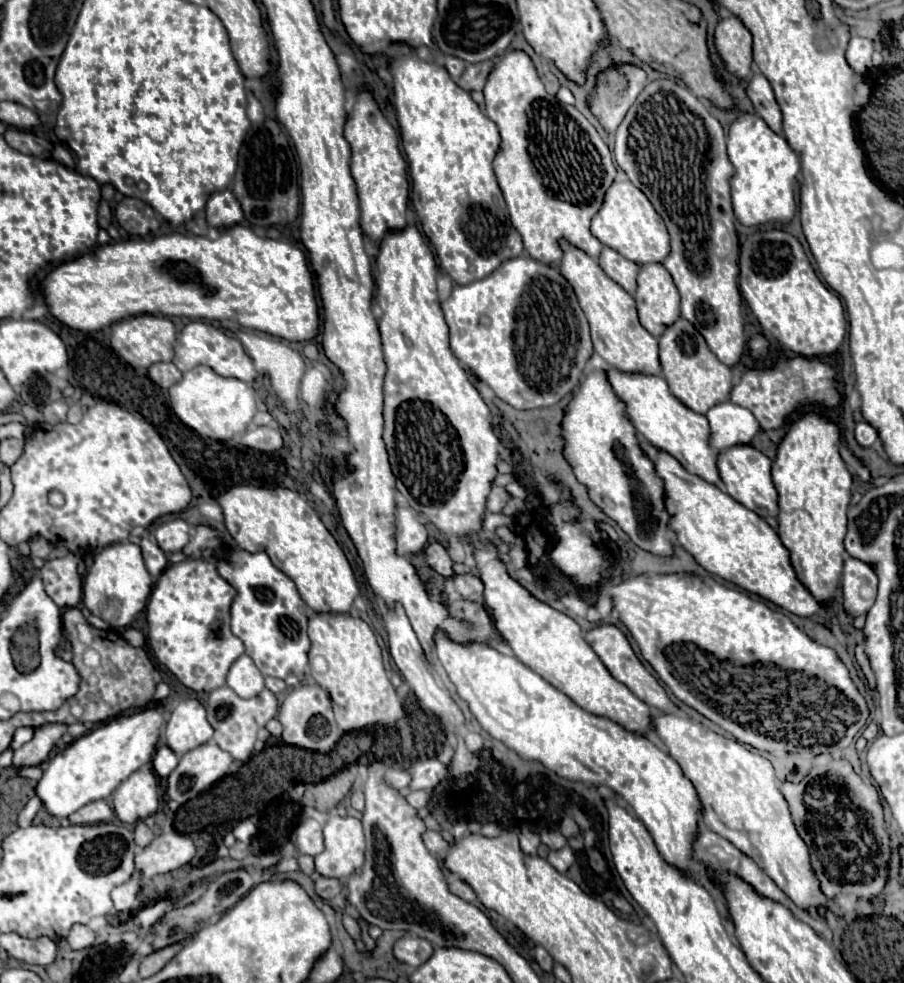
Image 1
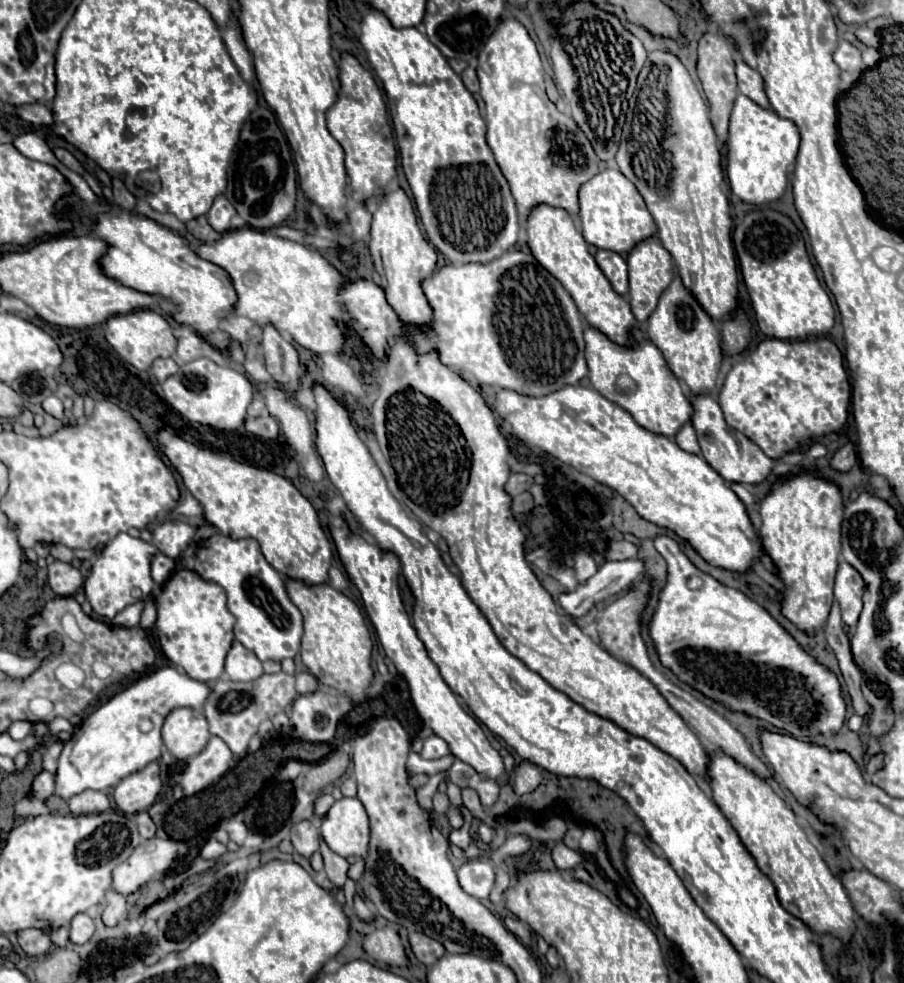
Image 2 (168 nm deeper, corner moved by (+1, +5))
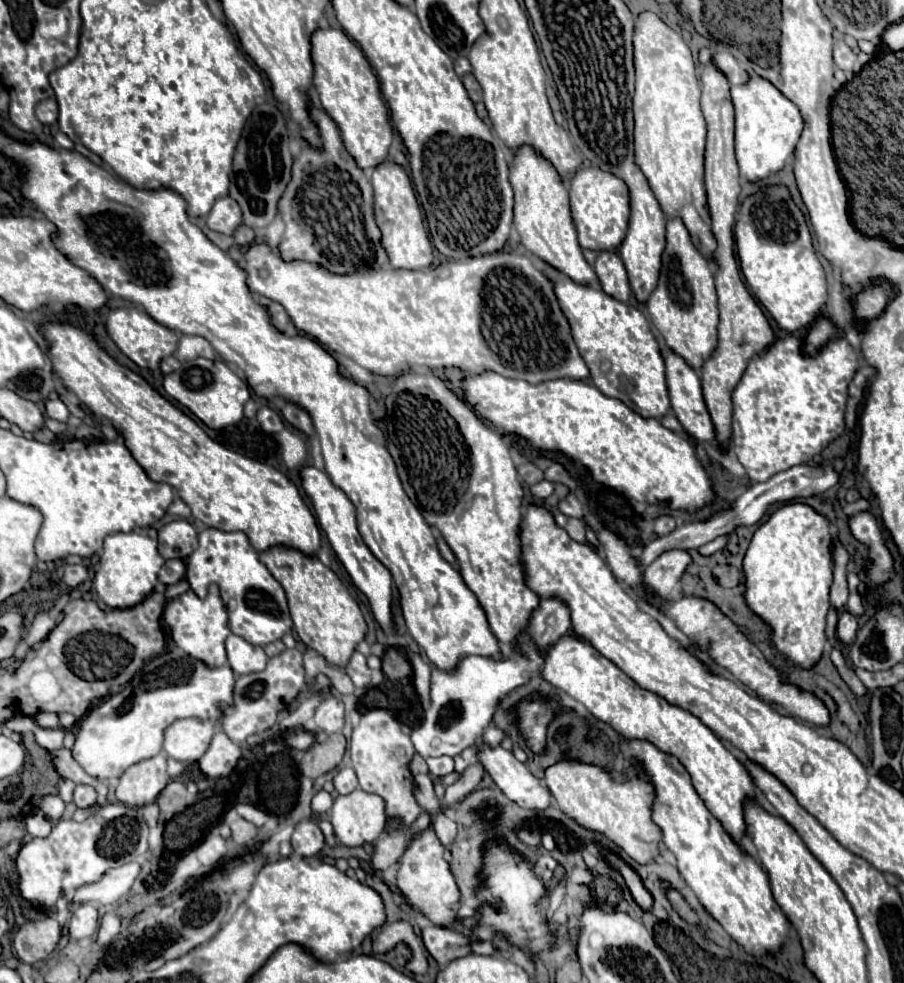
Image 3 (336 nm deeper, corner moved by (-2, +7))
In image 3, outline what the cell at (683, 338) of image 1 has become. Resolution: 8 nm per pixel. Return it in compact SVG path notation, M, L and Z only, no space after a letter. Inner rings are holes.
M679 217L667 219L665 249L661 255L661 273L655 291L647 299L649 321L663 343L681 355L691 367L701 367L717 347L717 293L711 263L695 247L687 227Z

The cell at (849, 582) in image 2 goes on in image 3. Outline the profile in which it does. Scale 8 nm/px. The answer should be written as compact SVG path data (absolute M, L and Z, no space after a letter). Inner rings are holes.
M841 613L839 623L837 623L837 639L841 645L849 645L855 639L857 633L857 617L853 613Z

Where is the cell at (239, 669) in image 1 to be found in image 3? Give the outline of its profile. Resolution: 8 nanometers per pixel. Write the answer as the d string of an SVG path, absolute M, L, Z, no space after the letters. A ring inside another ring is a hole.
M233 633L227 637L227 659L237 675L263 671L267 665L267 655L261 647L255 647L253 643L247 643L247 639Z

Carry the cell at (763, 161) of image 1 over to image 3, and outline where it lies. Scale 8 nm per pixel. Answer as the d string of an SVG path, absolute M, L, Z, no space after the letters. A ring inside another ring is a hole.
M755 73L749 75L747 83L731 85L731 99L735 105L735 155L739 173L749 181L759 181L783 169L803 131L803 117L795 103Z

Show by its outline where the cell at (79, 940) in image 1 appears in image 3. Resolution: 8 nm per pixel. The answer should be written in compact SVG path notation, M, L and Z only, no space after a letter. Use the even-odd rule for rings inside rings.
M81 903L69 921L69 937L71 939L83 939L95 935L99 929L99 911L91 903Z

